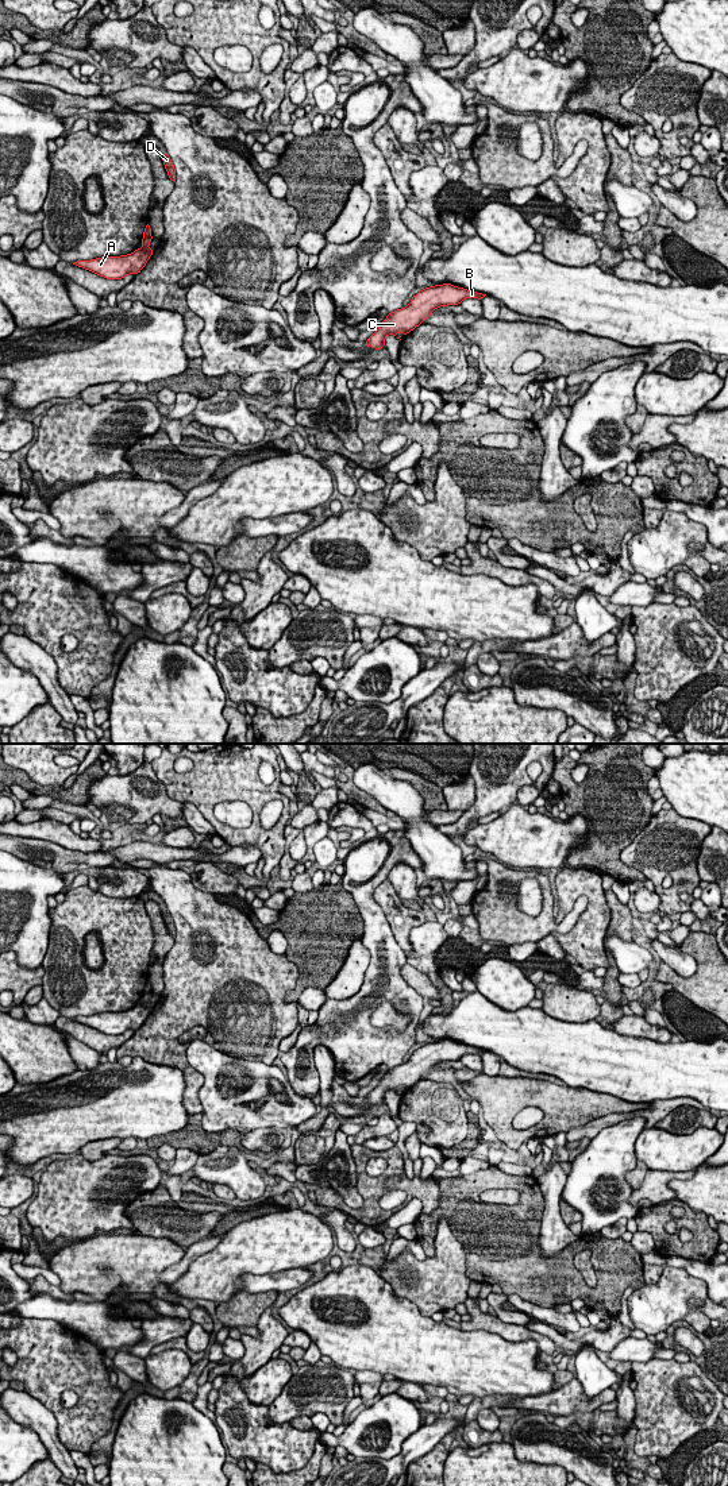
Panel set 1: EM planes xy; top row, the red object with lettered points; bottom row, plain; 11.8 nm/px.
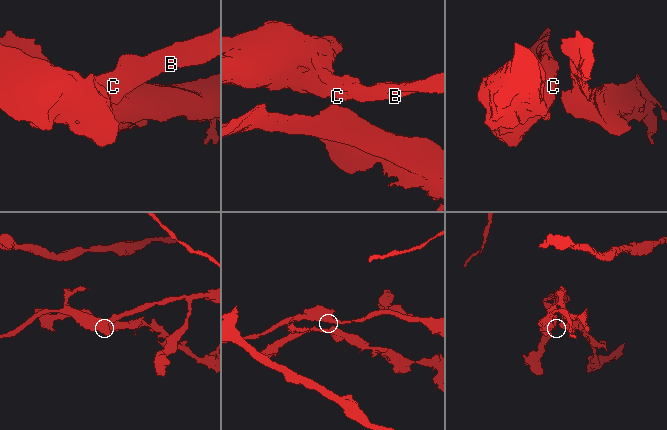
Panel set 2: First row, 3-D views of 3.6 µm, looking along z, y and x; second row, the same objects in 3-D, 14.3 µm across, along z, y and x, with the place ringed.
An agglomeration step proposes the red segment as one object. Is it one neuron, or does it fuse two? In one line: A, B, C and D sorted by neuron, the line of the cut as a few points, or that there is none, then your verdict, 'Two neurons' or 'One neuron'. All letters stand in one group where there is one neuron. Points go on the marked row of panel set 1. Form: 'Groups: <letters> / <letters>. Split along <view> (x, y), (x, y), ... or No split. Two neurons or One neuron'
Groups: A B C / D. Split along xy (150, 234), (143, 238). Two neurons

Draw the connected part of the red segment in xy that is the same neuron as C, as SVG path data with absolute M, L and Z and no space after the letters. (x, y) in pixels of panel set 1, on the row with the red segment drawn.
M451 283L435 285L421 289L412 297L411 302L401 309L388 313L380 328L367 339L366 346L381 350L385 346L388 335L396 336L402 332L404 336L421 325L431 313L440 306L458 305L465 298L484 298L486 294L457 287Z

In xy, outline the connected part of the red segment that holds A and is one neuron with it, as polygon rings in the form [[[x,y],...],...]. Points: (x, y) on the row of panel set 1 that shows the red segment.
[[[153,236],[142,239],[142,247],[128,255],[101,256],[90,260],[77,260],[73,265],[89,270],[107,279],[122,279],[138,274],[146,266],[154,250],[149,247]]]

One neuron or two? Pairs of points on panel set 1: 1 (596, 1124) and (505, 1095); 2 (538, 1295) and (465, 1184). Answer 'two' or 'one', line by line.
1: two
2: one

